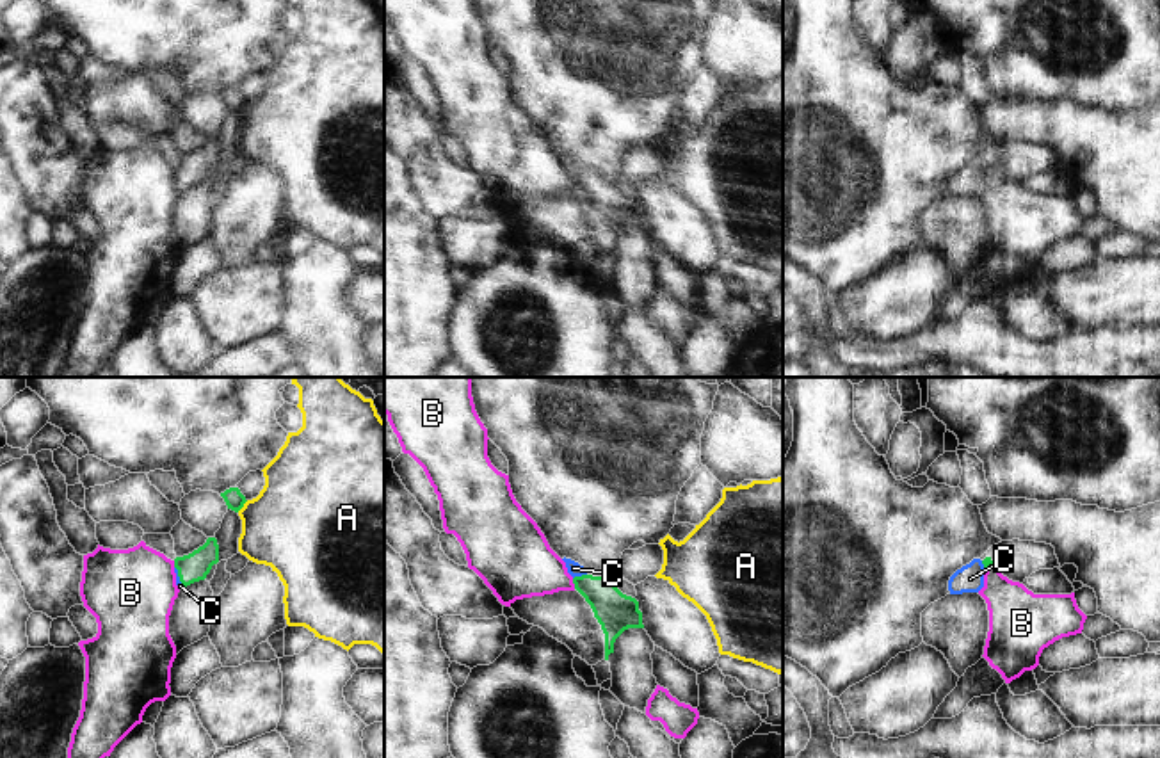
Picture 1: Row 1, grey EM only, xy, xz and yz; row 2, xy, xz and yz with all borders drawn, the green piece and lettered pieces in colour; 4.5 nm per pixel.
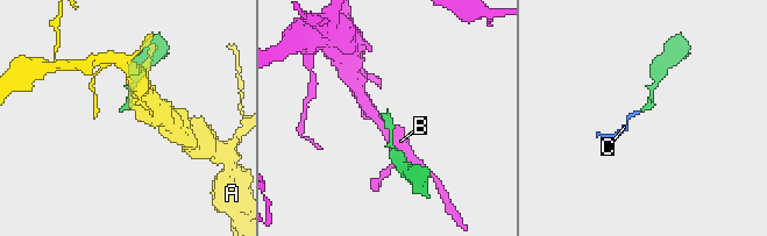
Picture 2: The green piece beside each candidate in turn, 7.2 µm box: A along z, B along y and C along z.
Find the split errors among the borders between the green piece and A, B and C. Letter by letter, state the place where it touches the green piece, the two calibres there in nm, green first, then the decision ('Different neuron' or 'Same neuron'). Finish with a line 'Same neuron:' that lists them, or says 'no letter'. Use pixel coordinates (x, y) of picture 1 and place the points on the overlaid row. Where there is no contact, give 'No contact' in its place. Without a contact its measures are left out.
A: Touches green at xy (242, 506). Thickness 90 nm (green) against 440 nm. Different neuron
B: Touches green at xz (573, 582). Thickness 180 nm (green) against 300 nm. Different neuron
C: Touches green at xz (579, 577). Thickness 180 nm (green) against 60 nm. Same neuron
Same neuron: C

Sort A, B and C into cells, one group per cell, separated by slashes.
A / B / C

